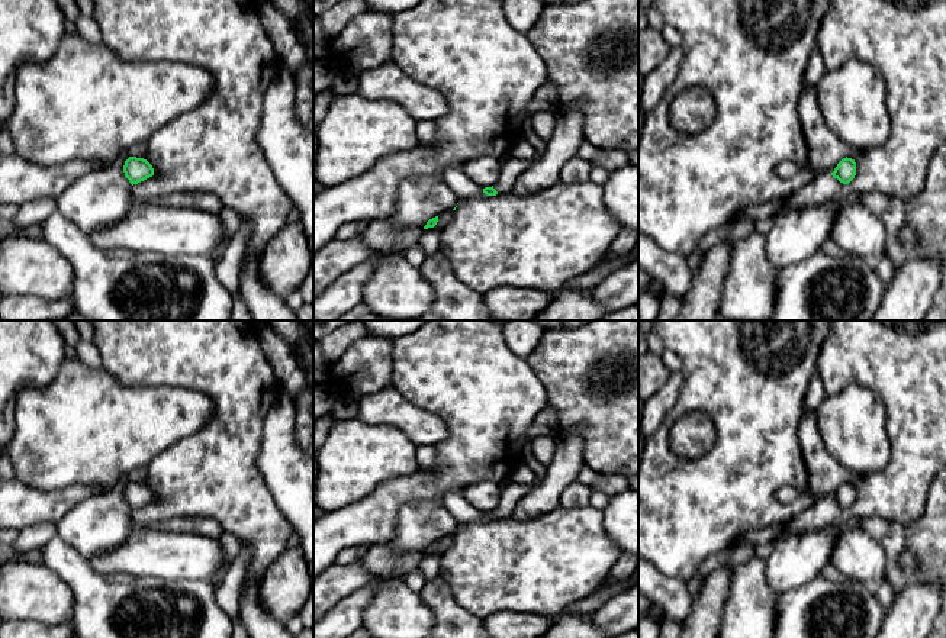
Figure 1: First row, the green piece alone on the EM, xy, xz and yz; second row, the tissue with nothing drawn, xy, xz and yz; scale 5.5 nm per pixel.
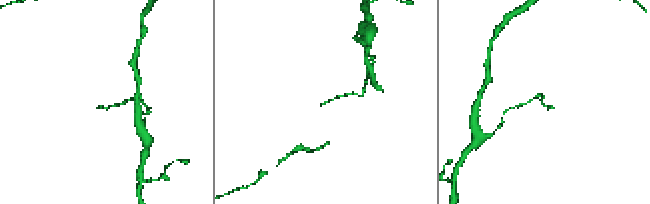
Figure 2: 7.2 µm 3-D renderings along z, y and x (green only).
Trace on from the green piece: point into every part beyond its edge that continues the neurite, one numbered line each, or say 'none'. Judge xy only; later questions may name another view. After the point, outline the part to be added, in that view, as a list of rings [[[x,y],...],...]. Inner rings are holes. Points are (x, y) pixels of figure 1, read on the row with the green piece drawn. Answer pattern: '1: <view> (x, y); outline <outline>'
none

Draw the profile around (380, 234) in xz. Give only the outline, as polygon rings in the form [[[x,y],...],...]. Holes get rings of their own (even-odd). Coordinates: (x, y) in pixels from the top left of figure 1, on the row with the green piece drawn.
[[[373,219],[364,229],[363,242],[374,251],[403,254],[406,249],[419,245],[422,233],[424,228],[403,228],[390,219]]]

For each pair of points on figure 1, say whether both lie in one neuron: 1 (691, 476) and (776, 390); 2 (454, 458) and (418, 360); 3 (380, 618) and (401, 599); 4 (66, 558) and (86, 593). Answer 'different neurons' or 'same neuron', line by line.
1: same neuron
2: same neuron
3: same neuron
4: same neuron

